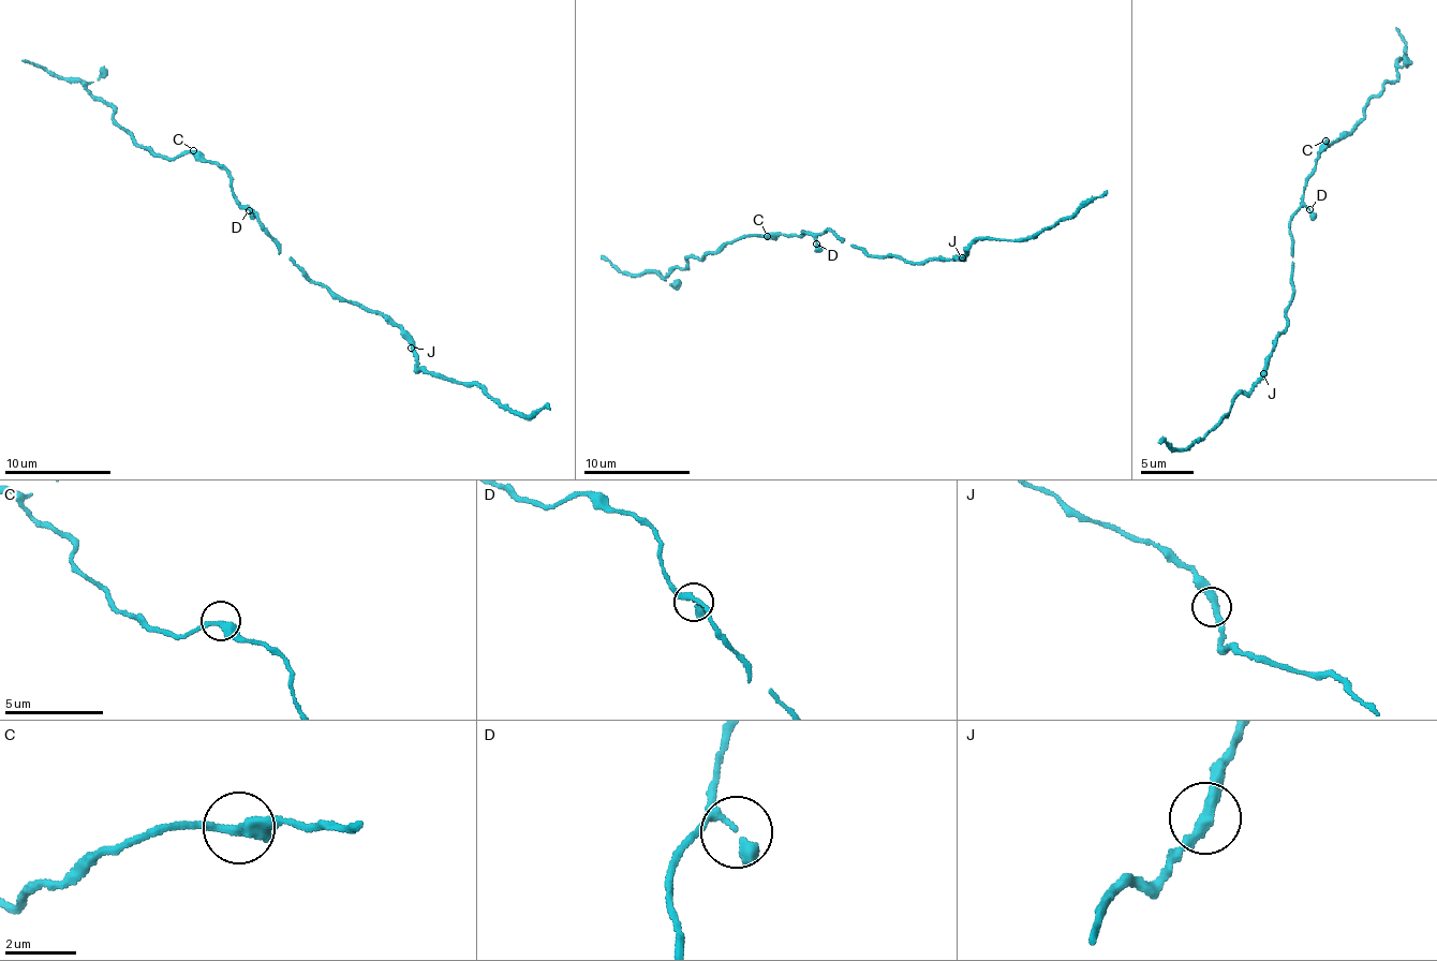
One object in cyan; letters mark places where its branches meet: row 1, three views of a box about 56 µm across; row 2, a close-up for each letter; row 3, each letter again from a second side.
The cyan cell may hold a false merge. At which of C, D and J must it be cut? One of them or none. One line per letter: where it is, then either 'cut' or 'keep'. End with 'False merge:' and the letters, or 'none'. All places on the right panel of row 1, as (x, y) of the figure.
C: (1326, 141) | keep
D: (1309, 209) | keep
J: (1263, 373) | keep
False merge: none

